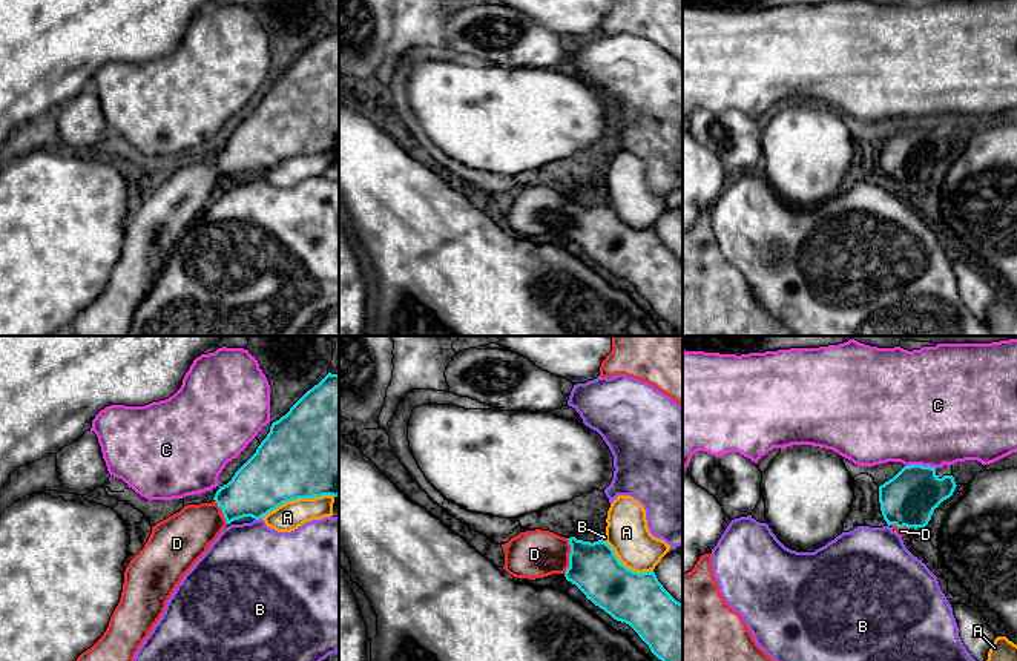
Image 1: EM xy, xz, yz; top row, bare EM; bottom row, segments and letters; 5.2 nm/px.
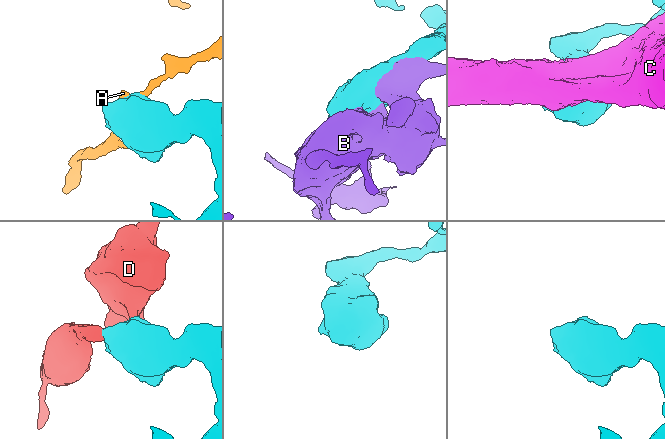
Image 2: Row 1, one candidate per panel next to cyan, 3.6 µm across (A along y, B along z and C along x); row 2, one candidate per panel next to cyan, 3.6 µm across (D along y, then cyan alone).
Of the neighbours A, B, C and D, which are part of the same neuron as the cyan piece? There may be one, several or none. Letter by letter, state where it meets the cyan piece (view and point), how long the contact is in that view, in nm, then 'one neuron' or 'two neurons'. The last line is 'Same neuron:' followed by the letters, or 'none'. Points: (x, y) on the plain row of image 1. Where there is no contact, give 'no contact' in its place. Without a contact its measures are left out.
A: contact xy (296, 155); length 400 nm; two neurons
B: contact xy (258, 175); length 40 nm; two neurons
C: contact yz (921, 121); length 160 nm; two neurons
D: contact xz (569, 212); length 190 nm; one neuron
Same neuron: D

